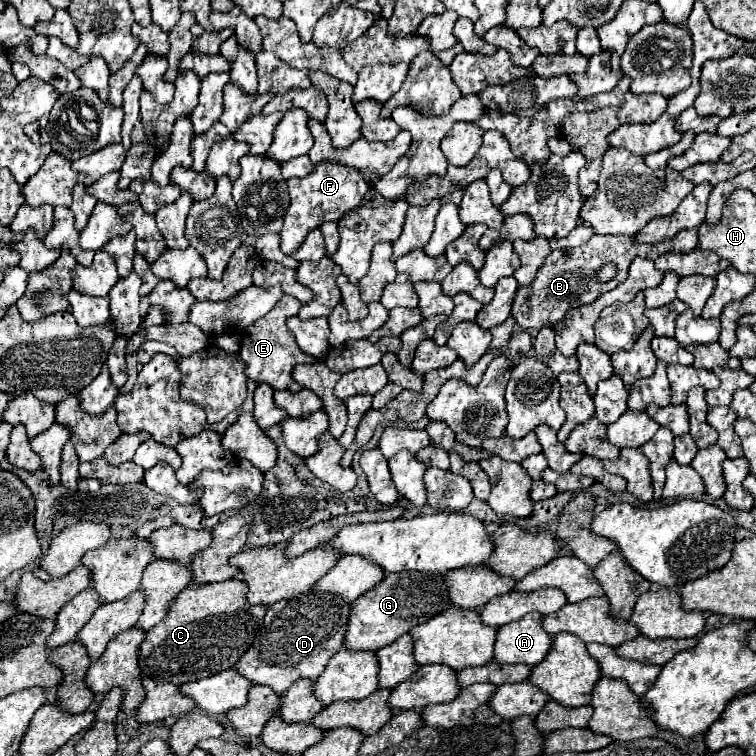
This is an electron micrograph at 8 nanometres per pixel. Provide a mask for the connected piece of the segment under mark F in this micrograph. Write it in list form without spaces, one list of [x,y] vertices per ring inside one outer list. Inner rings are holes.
[[[322,162],[314,168],[312,174],[308,174],[308,178],[288,180],[290,206],[280,232],[280,250],[284,254],[292,254],[292,250],[296,250],[304,242],[304,236],[312,228],[318,228],[328,220],[338,220],[348,210],[356,208],[368,190],[370,186],[364,182],[358,170],[352,170],[348,166],[336,166],[336,162]]]

